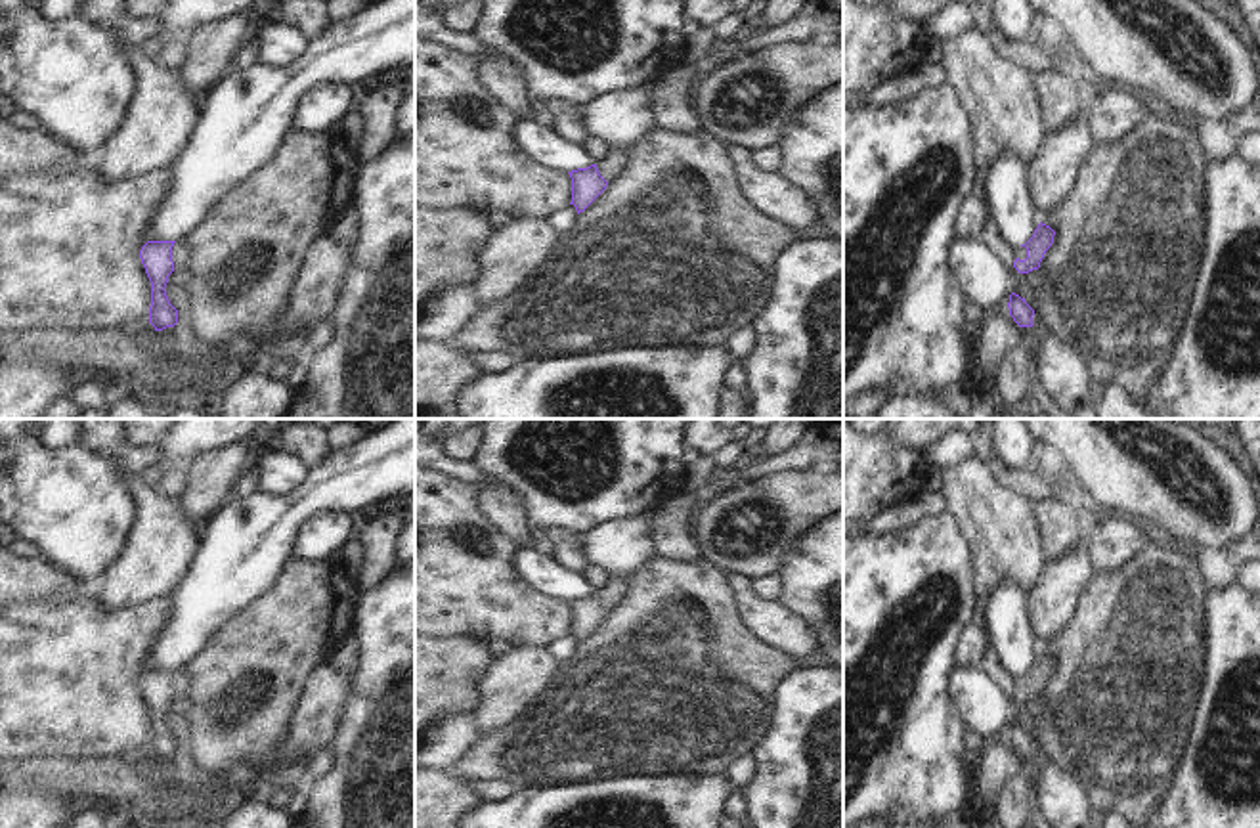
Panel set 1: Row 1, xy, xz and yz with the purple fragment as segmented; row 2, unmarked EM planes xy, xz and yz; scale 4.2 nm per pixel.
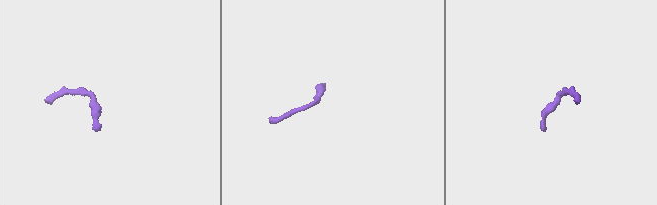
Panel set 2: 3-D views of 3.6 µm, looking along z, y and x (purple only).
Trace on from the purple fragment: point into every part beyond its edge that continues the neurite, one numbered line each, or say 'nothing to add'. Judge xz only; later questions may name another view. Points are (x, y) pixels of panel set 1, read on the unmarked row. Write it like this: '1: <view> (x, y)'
1: xz (608, 595)

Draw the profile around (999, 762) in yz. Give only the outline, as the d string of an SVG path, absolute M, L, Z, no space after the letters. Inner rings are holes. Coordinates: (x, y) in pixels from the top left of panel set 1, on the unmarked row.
M988 742L979 757L973 773L973 790L969 807L990 813L998 803L998 794L1004 782L1017 773L1023 773L1023 759L1010 742Z

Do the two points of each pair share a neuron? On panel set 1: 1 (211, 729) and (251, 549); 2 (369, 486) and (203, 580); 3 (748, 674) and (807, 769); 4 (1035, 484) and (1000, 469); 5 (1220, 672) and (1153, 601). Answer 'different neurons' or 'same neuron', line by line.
1: different neurons
2: same neuron
3: different neurons
4: same neuron
5: different neurons

